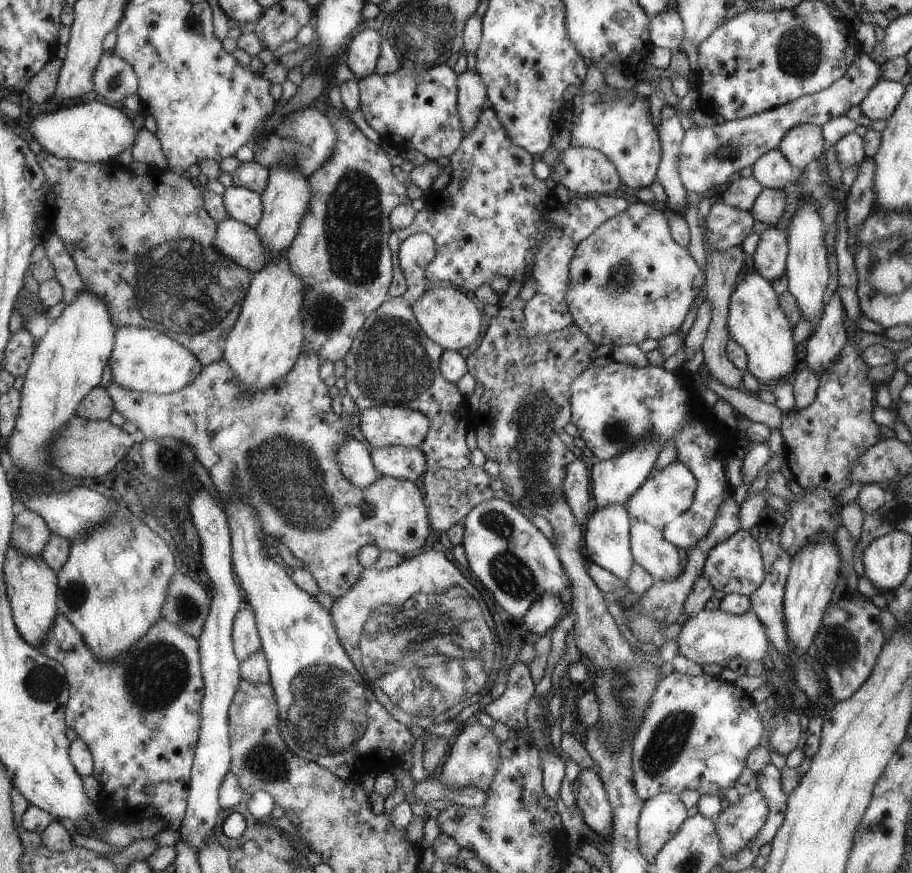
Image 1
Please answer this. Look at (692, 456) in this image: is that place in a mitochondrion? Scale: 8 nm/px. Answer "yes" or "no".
no

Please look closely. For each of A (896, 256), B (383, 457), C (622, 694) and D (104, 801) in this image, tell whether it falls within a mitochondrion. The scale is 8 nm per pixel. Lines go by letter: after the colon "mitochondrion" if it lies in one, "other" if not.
A: mitochondrion
B: other
C: mitochondrion
D: other

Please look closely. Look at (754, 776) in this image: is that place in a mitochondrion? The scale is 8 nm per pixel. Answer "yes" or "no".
no

